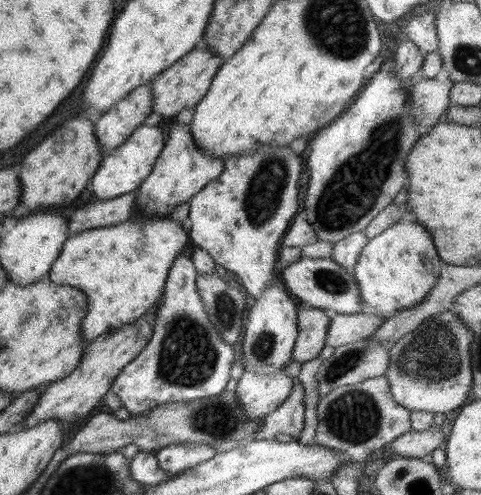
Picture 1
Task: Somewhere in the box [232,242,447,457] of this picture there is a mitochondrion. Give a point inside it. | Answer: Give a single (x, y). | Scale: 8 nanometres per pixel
(354, 417)

